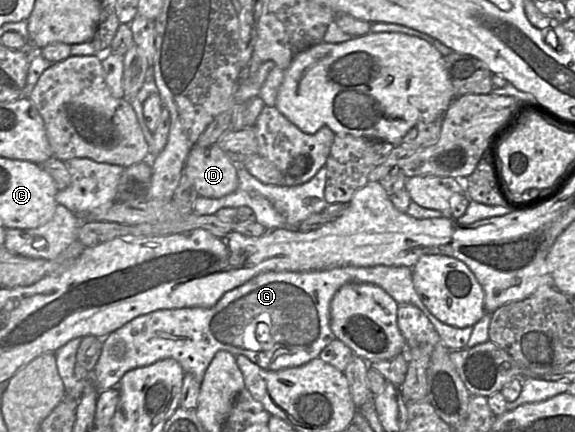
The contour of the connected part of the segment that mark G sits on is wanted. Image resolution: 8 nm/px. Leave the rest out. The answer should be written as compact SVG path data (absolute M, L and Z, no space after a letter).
M385 265L373 267L342 266L304 272L268 271L226 292L218 302L210 308L186 307L159 309L135 317L102 339L100 357L88 377L83 380L77 379L74 374L76 355L81 338L71 339L53 352L56 358L58 373L63 382L65 391L73 392L74 396L80 396L83 395L85 389L91 384L96 387L98 392L106 391L107 389L117 386L118 382L127 371L151 365L165 358L172 358L178 361L185 373L191 373L196 380L201 383L213 357L221 350L228 351L234 356L244 355L259 367L270 371L304 365L310 360L318 358L320 352L331 343L331 341L336 339L330 326L330 303L335 293L343 285L351 282L377 285L387 292L397 304L411 304L418 307L433 325L440 337L440 342L447 348L450 350L457 350L466 347L473 327L452 327L436 319L422 304L422 301L416 293L412 282L410 267Z

